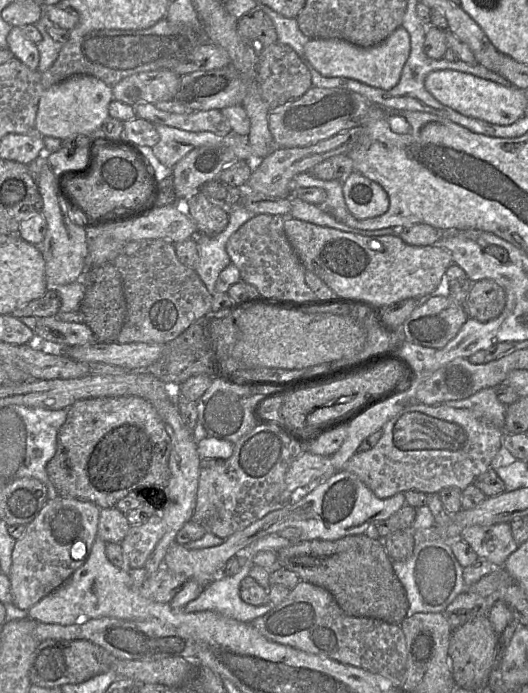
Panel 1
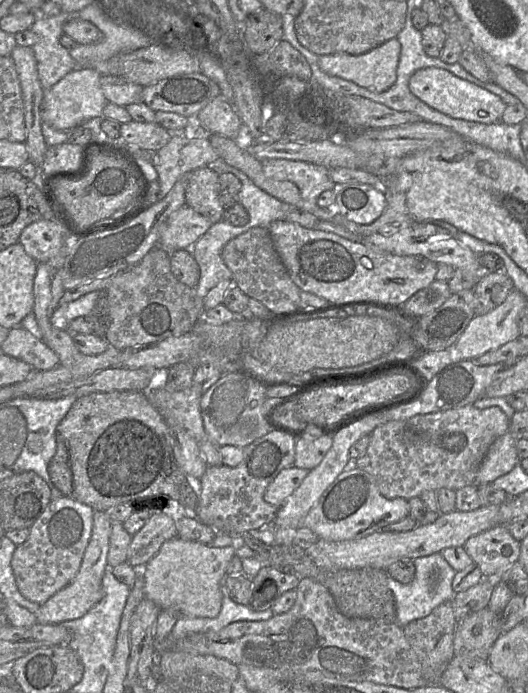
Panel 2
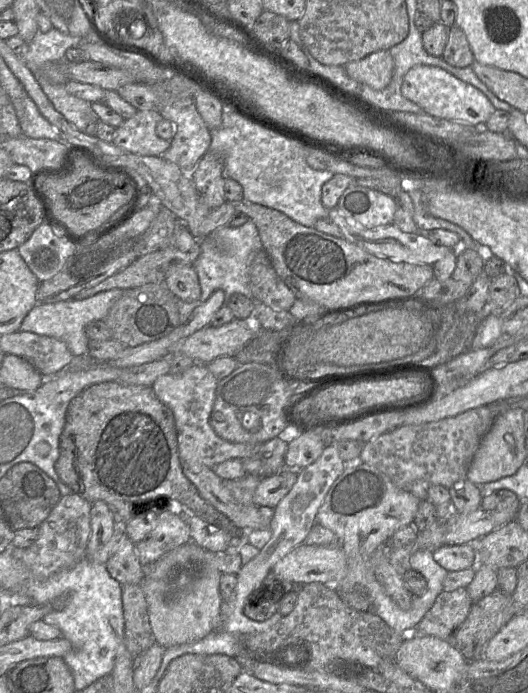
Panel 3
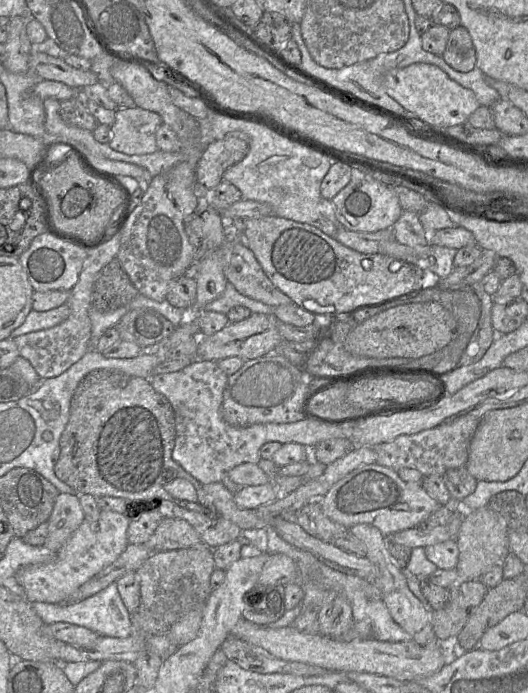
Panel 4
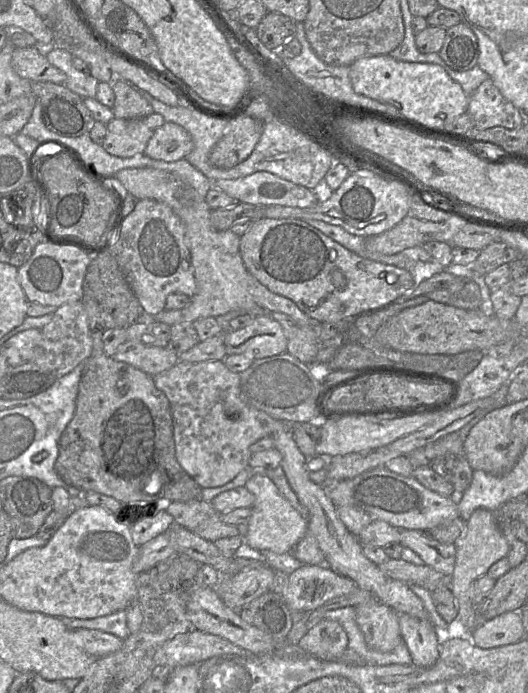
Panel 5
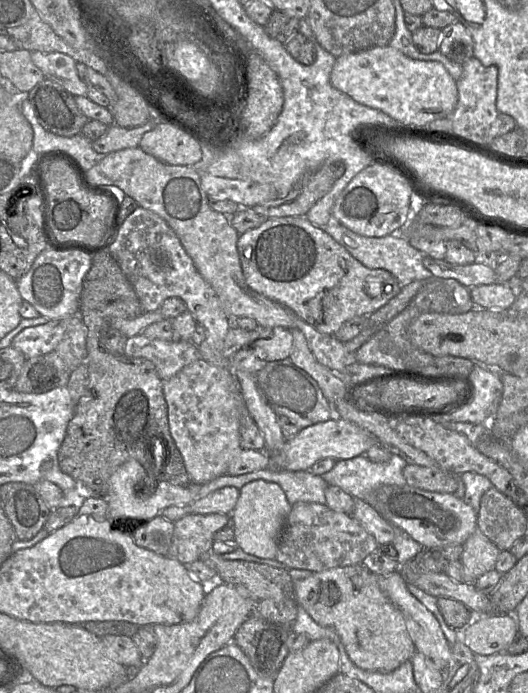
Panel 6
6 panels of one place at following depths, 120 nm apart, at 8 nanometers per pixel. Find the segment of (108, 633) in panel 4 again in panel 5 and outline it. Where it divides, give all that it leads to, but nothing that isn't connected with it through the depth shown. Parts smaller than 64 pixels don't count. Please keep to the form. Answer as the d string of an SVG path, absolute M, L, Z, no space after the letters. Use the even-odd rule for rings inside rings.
M119 610L112 614L93 618L93 619L75 619L60 618L62 622L71 630L92 629L100 630L113 634L124 640L130 634L127 627L126 610Z

